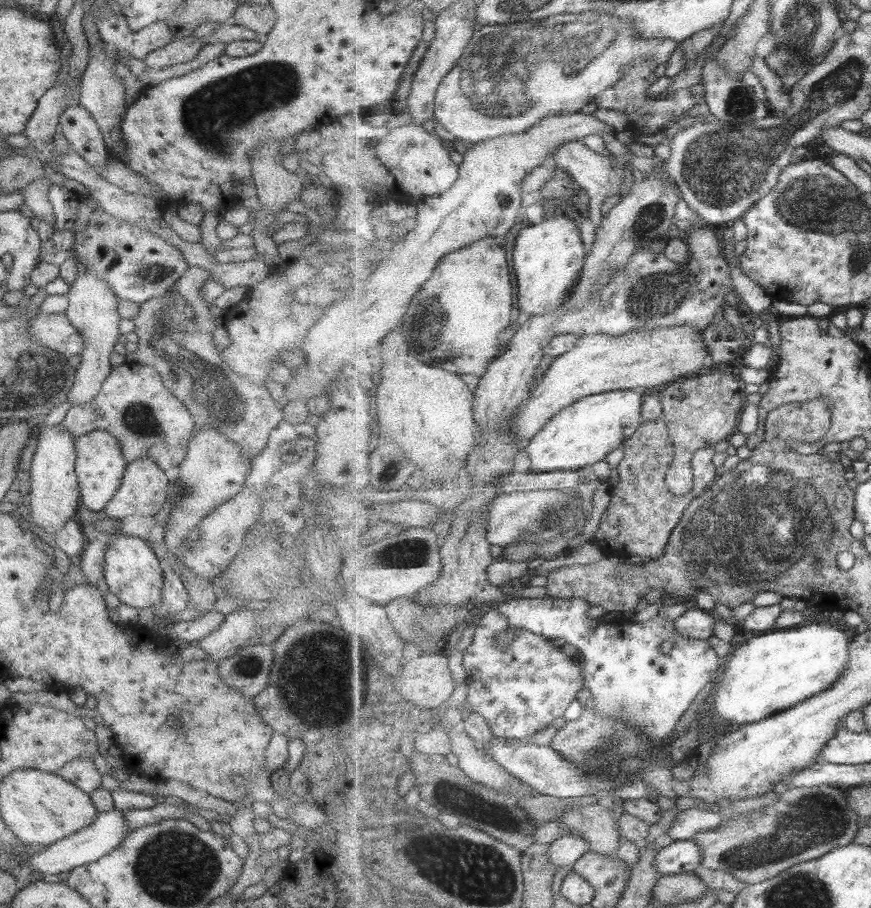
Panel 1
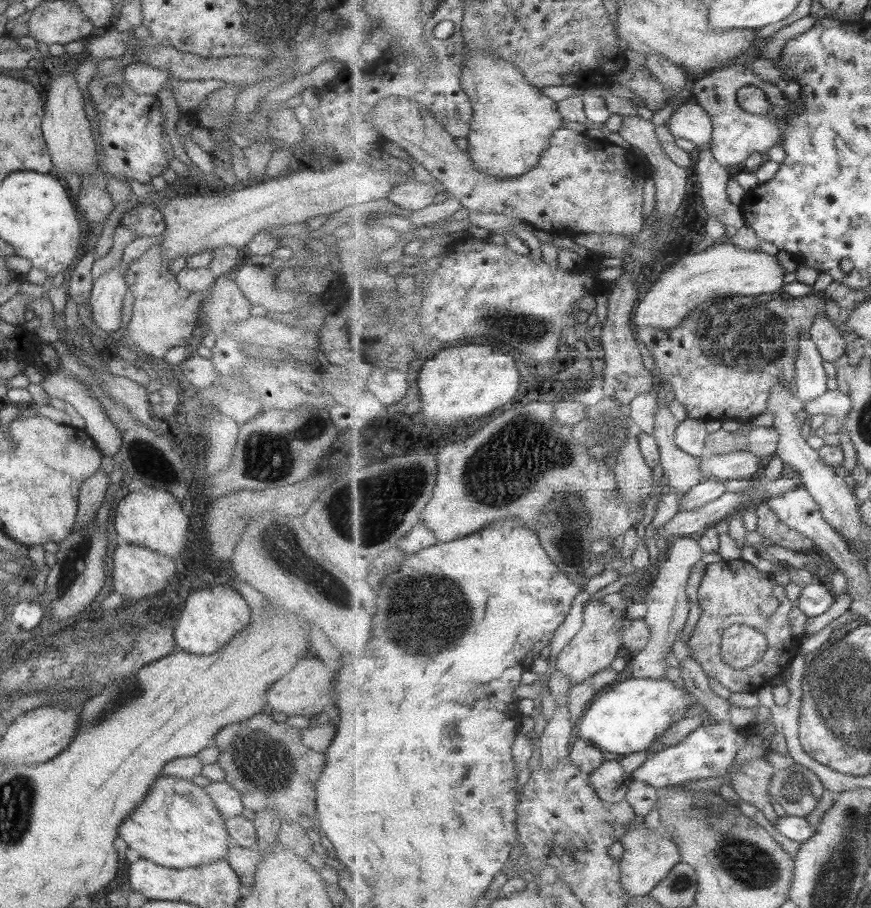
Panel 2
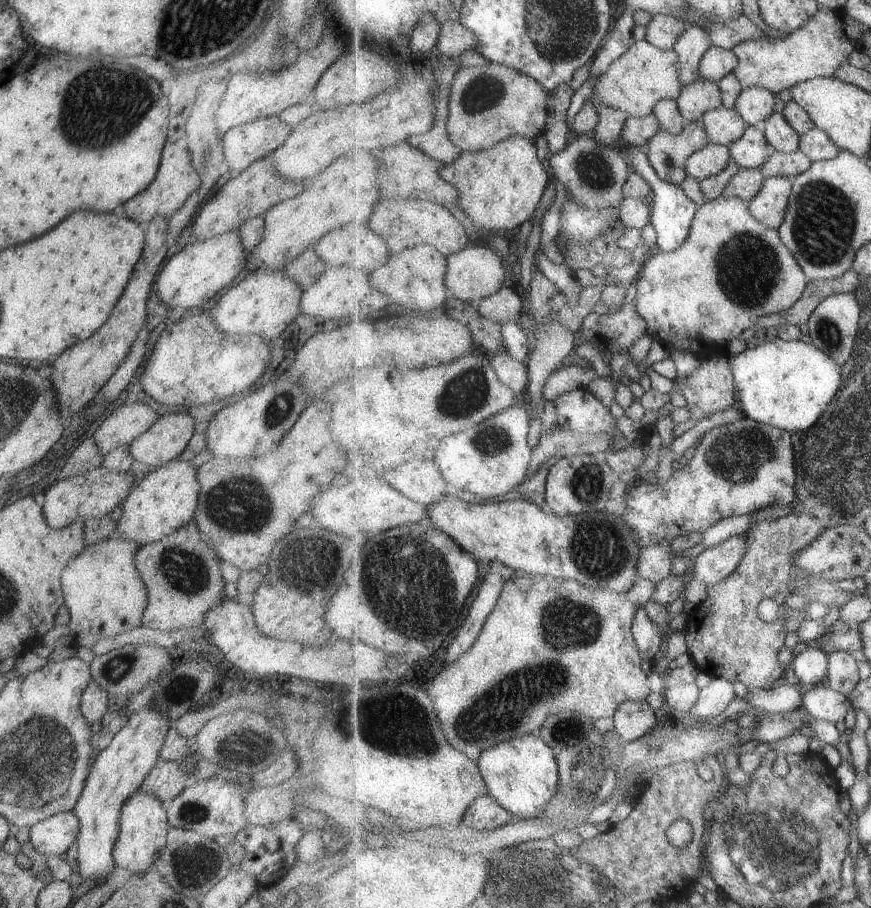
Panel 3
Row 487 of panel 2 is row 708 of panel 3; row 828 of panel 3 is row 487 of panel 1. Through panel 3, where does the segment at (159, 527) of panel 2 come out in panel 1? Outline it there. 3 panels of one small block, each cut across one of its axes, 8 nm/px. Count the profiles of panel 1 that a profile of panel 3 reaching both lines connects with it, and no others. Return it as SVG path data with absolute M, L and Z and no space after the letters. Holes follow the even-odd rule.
M91 430L76 437L75 471L82 495L82 504L88 510L105 510L108 501L116 494L123 481L127 460L122 454L118 440L105 430Z

